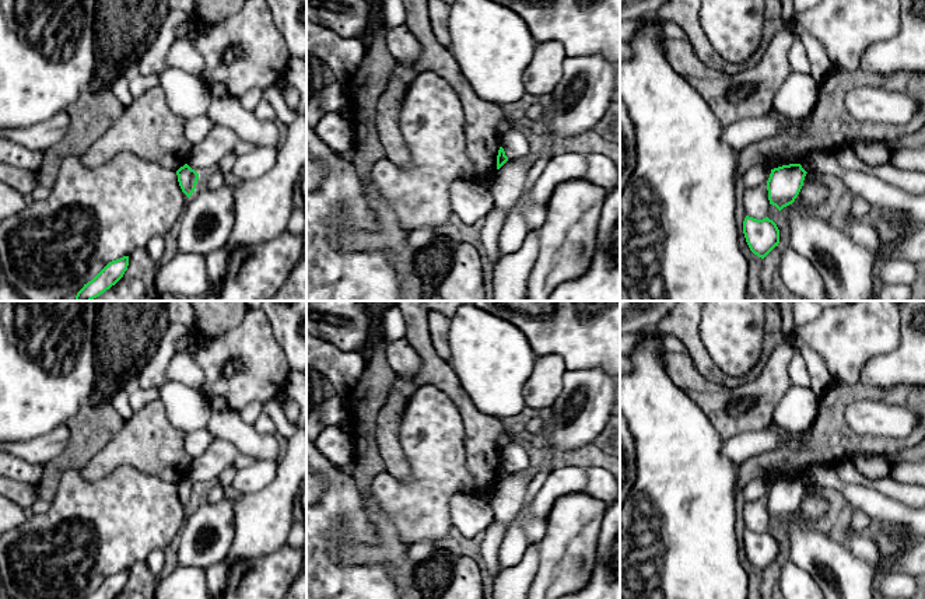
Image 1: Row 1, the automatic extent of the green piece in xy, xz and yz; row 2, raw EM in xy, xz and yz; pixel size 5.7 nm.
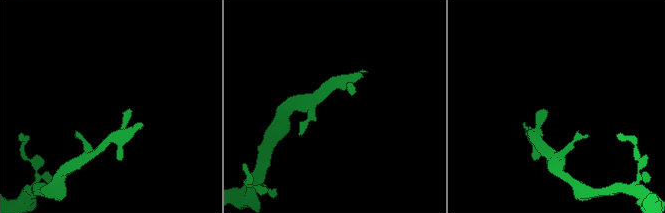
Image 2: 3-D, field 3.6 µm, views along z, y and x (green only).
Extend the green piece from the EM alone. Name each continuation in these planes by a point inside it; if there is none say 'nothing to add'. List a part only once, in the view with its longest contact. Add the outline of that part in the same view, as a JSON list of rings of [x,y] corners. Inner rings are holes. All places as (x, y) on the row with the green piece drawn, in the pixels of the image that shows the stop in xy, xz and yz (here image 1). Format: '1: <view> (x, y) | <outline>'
nothing to add

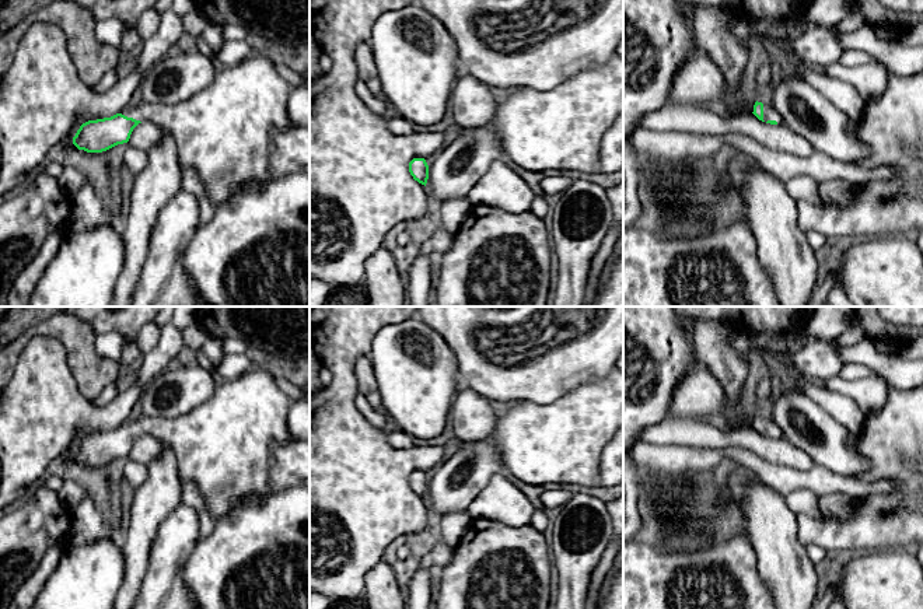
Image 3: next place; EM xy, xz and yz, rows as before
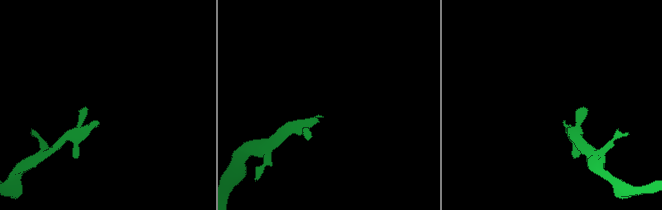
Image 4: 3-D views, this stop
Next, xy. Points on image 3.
1: xy (236, 130) | [[[255,50],[235,66],[224,66],[211,84],[179,104],[146,104],[126,106],[120,113],[140,122],[153,122],[167,129],[178,148],[182,172],[195,168],[204,188],[206,199],[213,204],[227,202],[245,182],[269,182],[301,172],[310,175],[310,127],[296,126],[289,116],[290,84],[277,73],[277,55]]]

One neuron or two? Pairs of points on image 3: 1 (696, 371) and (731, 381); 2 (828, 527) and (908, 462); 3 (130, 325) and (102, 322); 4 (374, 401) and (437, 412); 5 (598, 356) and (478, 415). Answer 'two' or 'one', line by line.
1: two
2: one
3: one
4: two
5: two

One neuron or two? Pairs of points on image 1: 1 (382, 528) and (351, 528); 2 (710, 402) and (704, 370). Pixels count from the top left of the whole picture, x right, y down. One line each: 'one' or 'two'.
1: two
2: two

